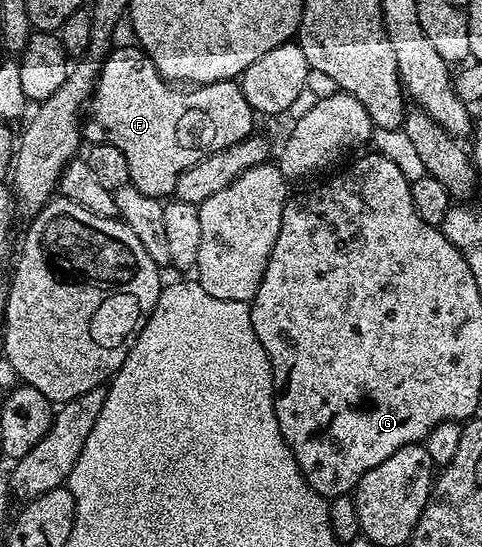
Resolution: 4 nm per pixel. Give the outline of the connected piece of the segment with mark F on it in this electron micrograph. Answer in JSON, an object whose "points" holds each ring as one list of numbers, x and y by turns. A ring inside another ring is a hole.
{"points":[[132,46,110,50,101,64,101,72,97,74,97,83,93,86,91,102,87,107,83,135,90,144,110,143,123,149,131,186,139,189,139,193,147,193,147,197,164,200,174,194,179,175,185,170,191,169,205,156,242,143,254,134,255,112,251,105,247,105,240,82,224,79,182,89,161,76,146,51,142,51,140,46]]}

